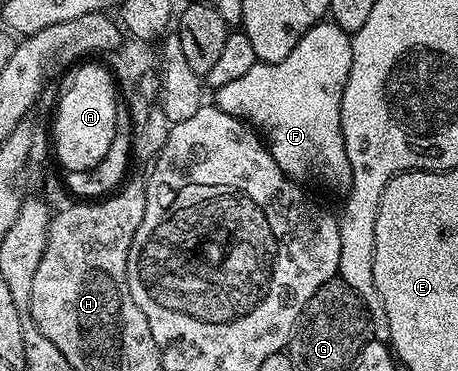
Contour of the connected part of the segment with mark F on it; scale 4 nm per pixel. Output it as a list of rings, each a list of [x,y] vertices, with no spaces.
[[[331,20],[319,22],[281,62],[257,62],[250,72],[245,72],[231,84],[215,87],[214,105],[235,118],[247,120],[262,135],[268,150],[274,156],[278,168],[287,178],[301,184],[321,182],[332,190],[347,191],[352,184],[350,160],[346,156],[346,144],[342,136],[342,96],[352,63],[350,35]]]

